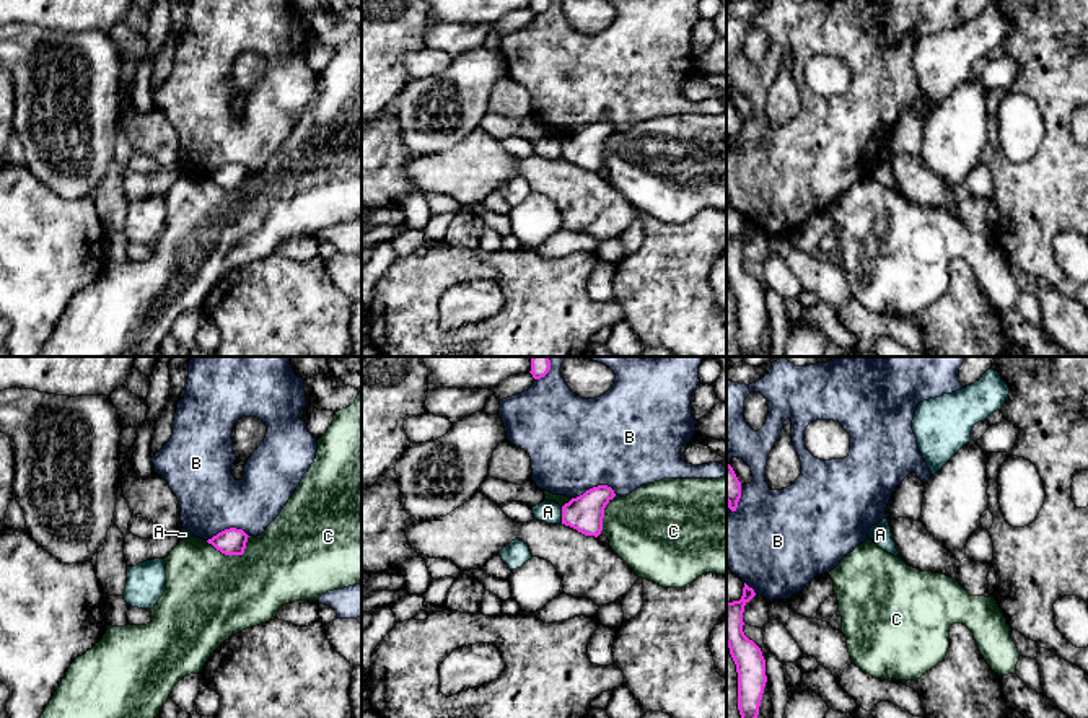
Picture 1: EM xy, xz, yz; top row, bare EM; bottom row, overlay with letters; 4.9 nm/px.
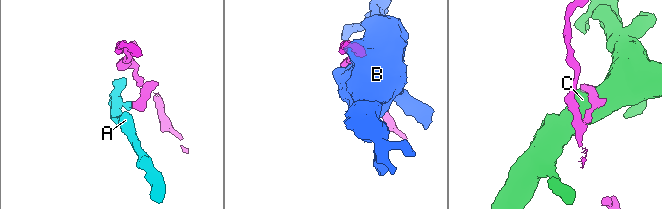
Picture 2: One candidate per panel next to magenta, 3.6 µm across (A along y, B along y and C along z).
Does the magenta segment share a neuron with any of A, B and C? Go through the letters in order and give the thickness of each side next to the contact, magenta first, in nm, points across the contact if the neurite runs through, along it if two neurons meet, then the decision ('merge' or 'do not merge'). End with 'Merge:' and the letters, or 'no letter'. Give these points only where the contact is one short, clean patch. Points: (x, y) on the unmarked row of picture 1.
A: 180 nm thick on the magenta side, 110 nm on the other; do not merge
B: 180 nm thick on the magenta side, 460 nm on the other; do not merge
C: 130 nm thick on the magenta side, 440 nm on the other; border along xy (250, 171), (241, 189), (222, 189), (206, 176); do not merge
Merge: no letter

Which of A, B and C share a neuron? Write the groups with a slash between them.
A / B / C

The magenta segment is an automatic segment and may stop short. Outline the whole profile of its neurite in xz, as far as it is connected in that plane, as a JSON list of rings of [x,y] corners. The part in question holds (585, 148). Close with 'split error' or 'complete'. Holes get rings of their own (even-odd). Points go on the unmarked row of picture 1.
[[[608,120],[586,125],[562,142],[562,160],[598,173],[603,166],[604,143],[614,132],[614,125]]]; complete

